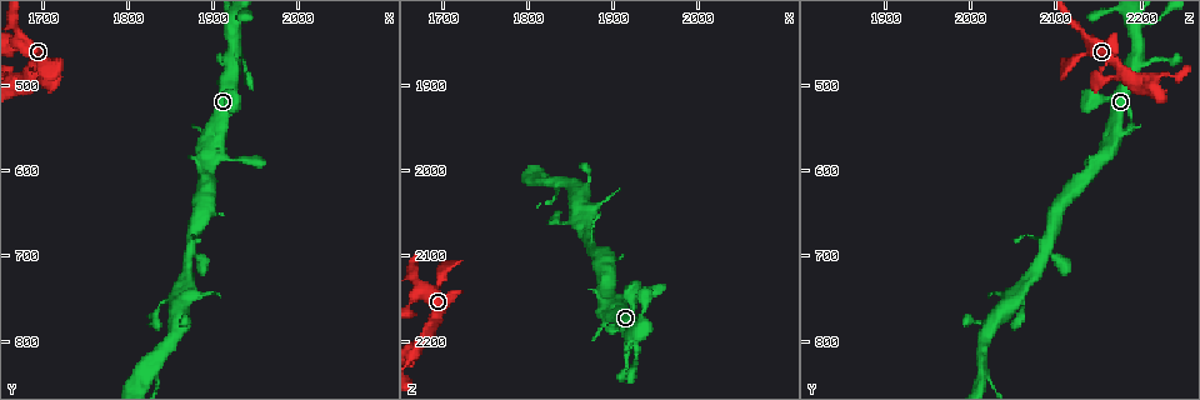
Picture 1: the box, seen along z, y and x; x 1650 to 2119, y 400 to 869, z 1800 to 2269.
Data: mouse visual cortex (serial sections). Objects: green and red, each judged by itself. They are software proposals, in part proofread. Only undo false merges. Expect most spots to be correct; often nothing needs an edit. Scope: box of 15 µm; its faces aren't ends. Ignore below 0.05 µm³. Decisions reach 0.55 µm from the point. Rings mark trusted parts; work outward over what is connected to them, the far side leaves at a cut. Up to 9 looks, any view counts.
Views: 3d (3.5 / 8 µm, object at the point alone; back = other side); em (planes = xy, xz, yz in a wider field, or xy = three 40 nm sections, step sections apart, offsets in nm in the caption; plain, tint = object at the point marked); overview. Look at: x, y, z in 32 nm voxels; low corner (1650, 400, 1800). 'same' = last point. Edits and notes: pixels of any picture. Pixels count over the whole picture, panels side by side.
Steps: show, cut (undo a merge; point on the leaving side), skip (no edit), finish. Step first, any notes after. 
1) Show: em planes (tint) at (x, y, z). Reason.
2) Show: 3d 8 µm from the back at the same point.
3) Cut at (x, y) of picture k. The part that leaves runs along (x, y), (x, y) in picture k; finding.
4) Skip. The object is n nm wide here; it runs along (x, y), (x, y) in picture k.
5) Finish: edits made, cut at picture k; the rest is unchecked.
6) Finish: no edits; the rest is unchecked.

Show: 3d 3.5 µm at (1900, 585, 2150). Side arm on a straight run.

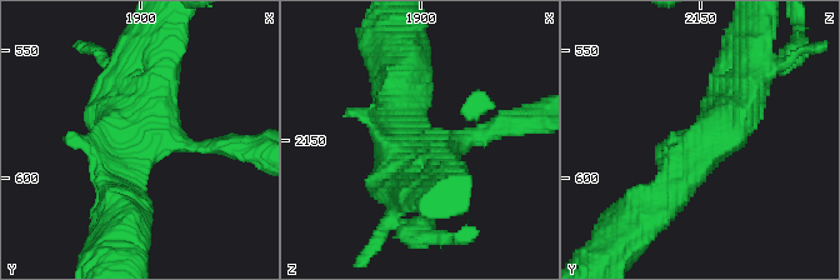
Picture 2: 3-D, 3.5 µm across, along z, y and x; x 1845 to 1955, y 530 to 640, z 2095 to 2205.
Show: em xy step 1 (tint) at (1902, 586, 2153). Now the EM.

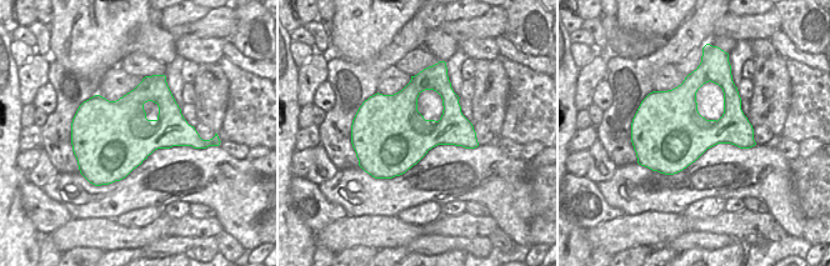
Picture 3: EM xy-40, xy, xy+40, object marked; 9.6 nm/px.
Skip. It runs along (749, 60), (736, 114), (666, 198) in picture 2; continuous, no second cell.

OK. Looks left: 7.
Show: 3d 3.5 µm at (1710, 480, 2115). Sharp bend.

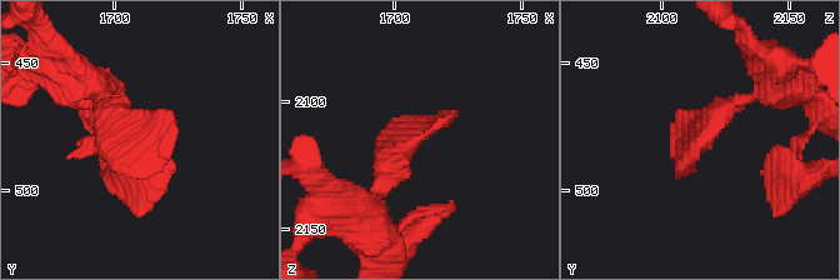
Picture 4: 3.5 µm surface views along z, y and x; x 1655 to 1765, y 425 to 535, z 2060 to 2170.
Show: em xy step 1 (tint) at (1708, 481, 2111).

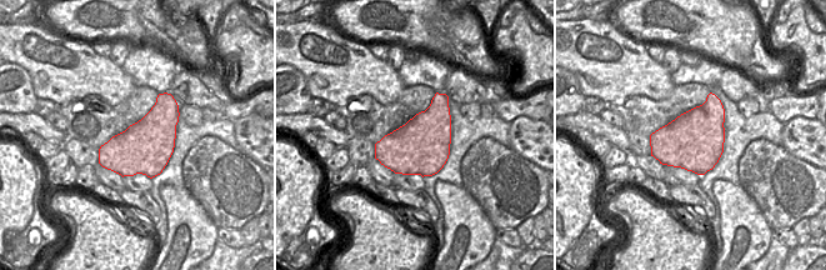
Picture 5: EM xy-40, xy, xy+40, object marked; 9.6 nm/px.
Skip. It runs along (379, 189), (403, 144), (456, 115) in picture 4; continuous, no second cell.

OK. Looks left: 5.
Show: 3d 3.5 µm at (1875, 695, 2090). Two arms in line, one across.

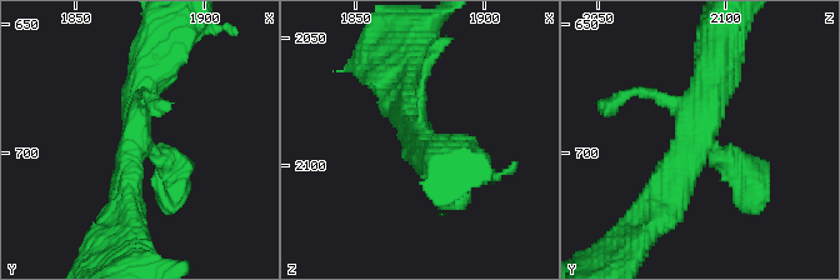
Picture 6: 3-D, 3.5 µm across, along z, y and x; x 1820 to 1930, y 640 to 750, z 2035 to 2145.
Show: em xy step 5 (tint) at (1874, 692, 2091). 3 arms meet here; the arms are 350, 400, 500 nm wide; need the tissue.

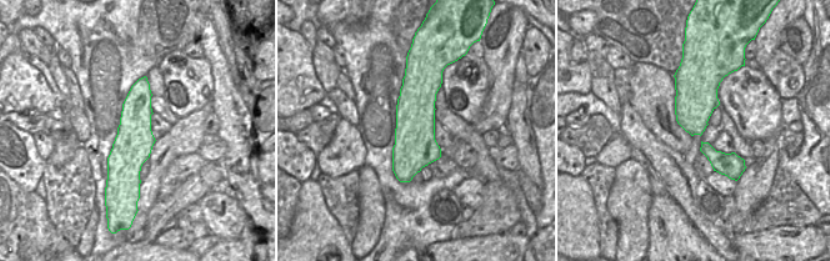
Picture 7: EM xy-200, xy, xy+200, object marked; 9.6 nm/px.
Skip. It runs along (143, 81), (130, 150), (130, 181) in picture 7; one cell here.

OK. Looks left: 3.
Show: 3d 3.5 µm at (1840, 760, 2065). Sudden change in width.

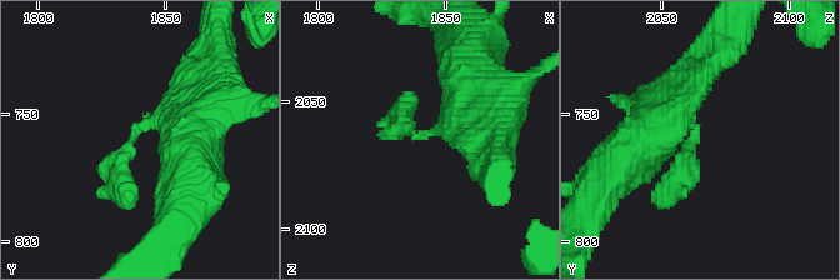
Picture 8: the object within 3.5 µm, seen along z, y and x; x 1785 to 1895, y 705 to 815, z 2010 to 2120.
Show: em xy step 3 (plain) at (1837, 761, 2063).

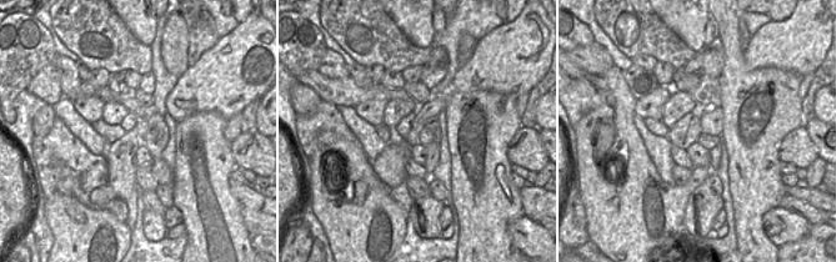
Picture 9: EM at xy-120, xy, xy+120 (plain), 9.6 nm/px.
Show: em xy step 3 (tint) at the same point. Where the object lies.

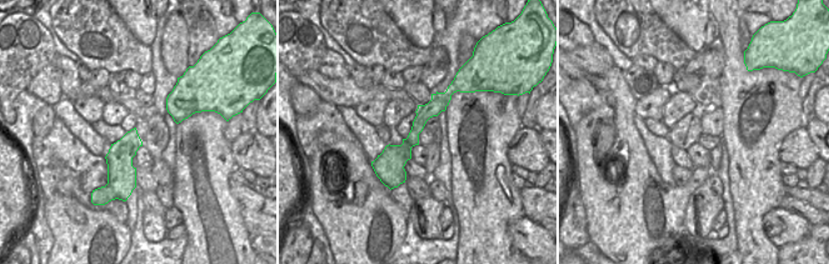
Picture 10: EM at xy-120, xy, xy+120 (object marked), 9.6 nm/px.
Skip. It runs along (450, 89), (390, 163), (390, 178) in picture 10; one cell here.

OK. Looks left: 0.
Finish: no edits; the rest is unchecked.

